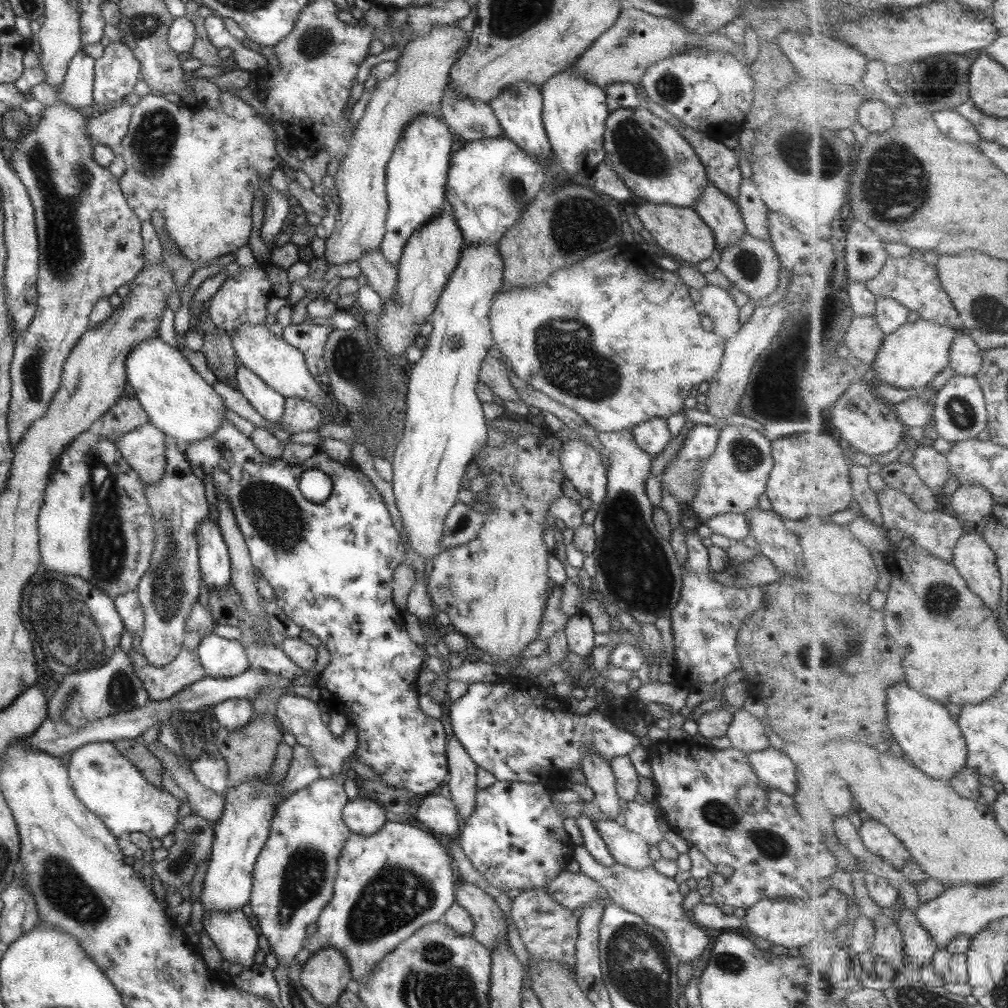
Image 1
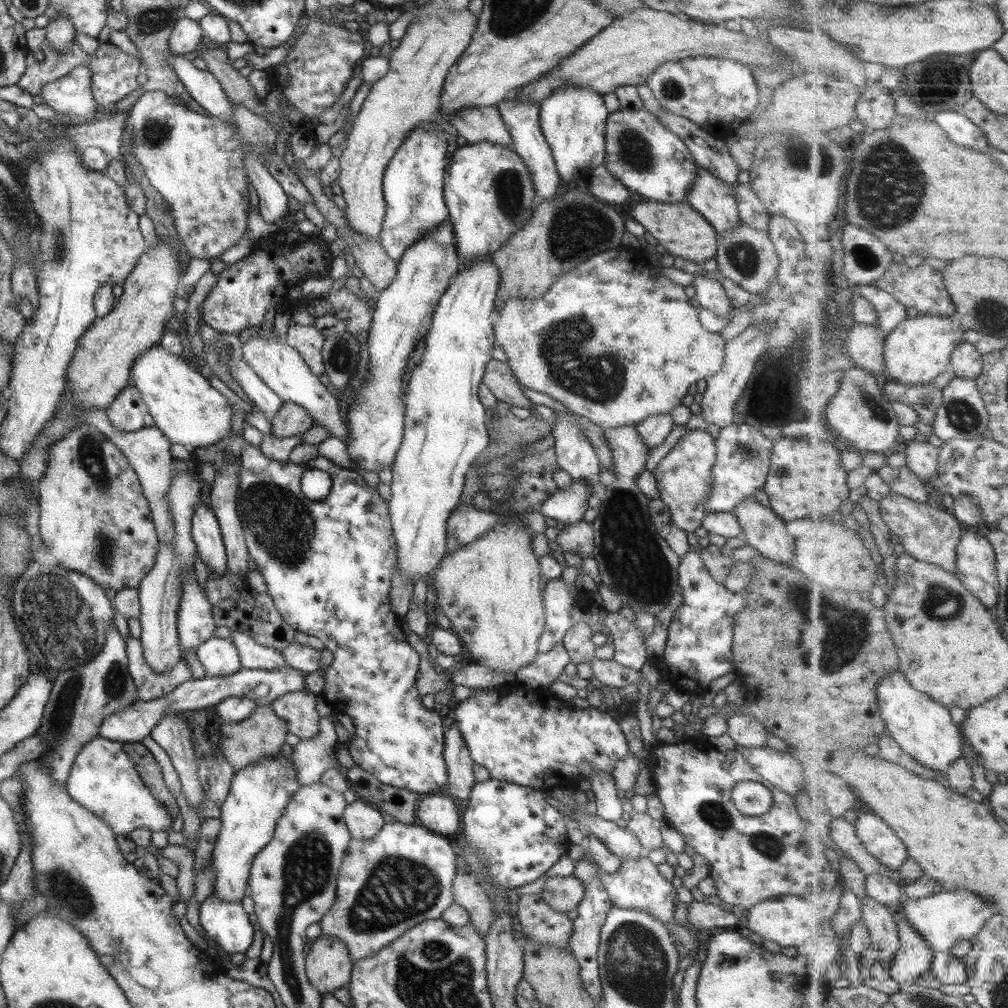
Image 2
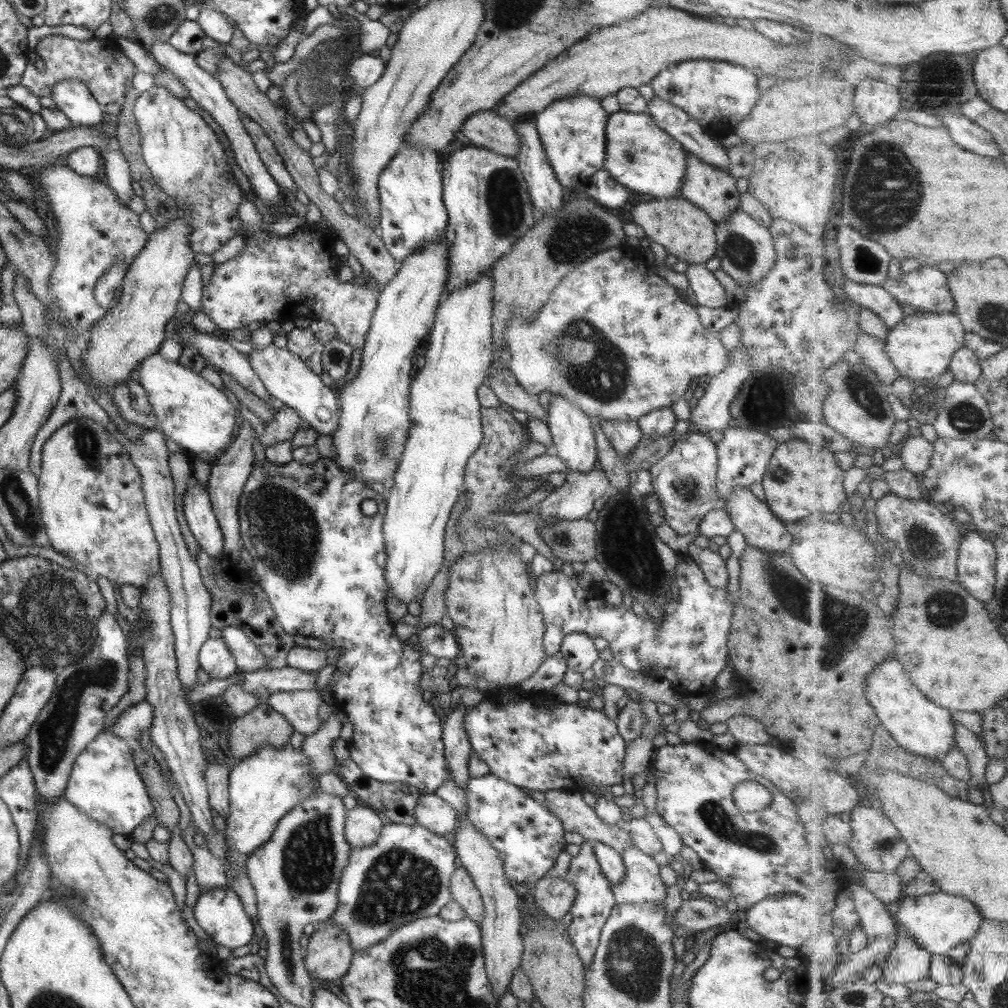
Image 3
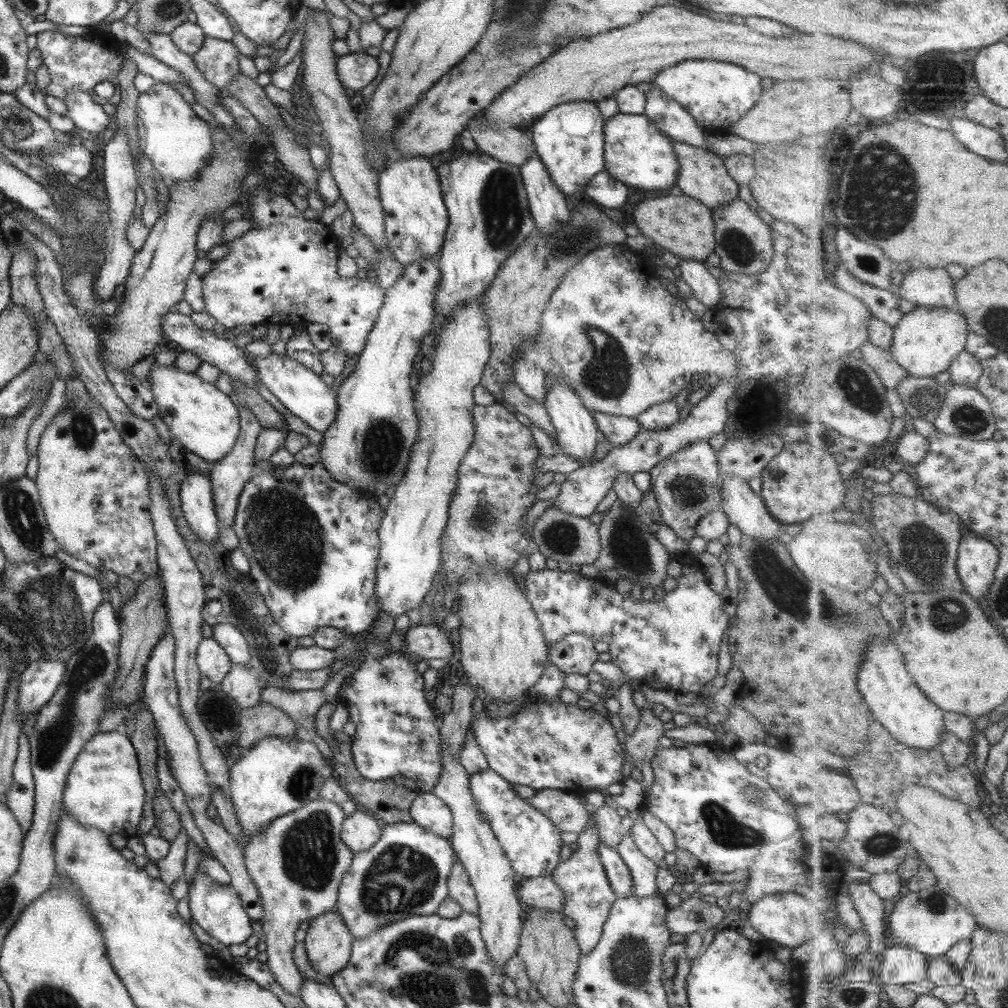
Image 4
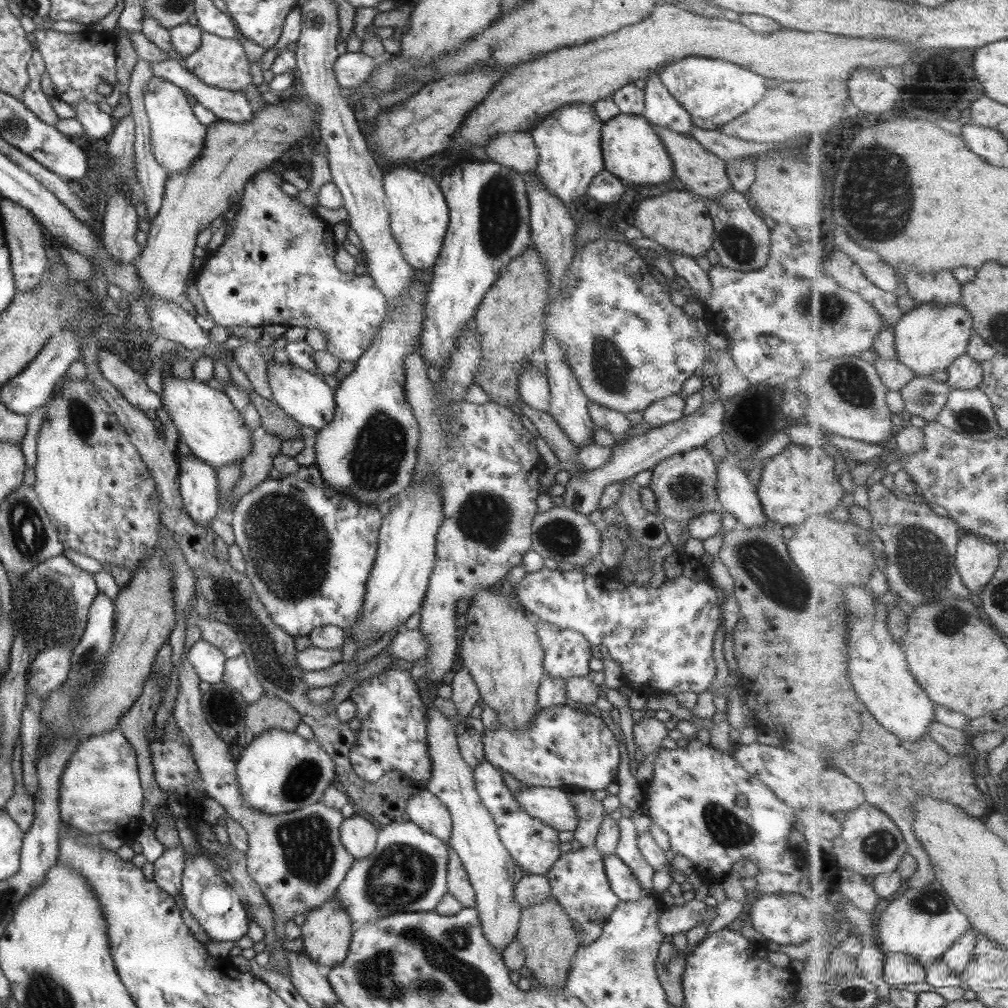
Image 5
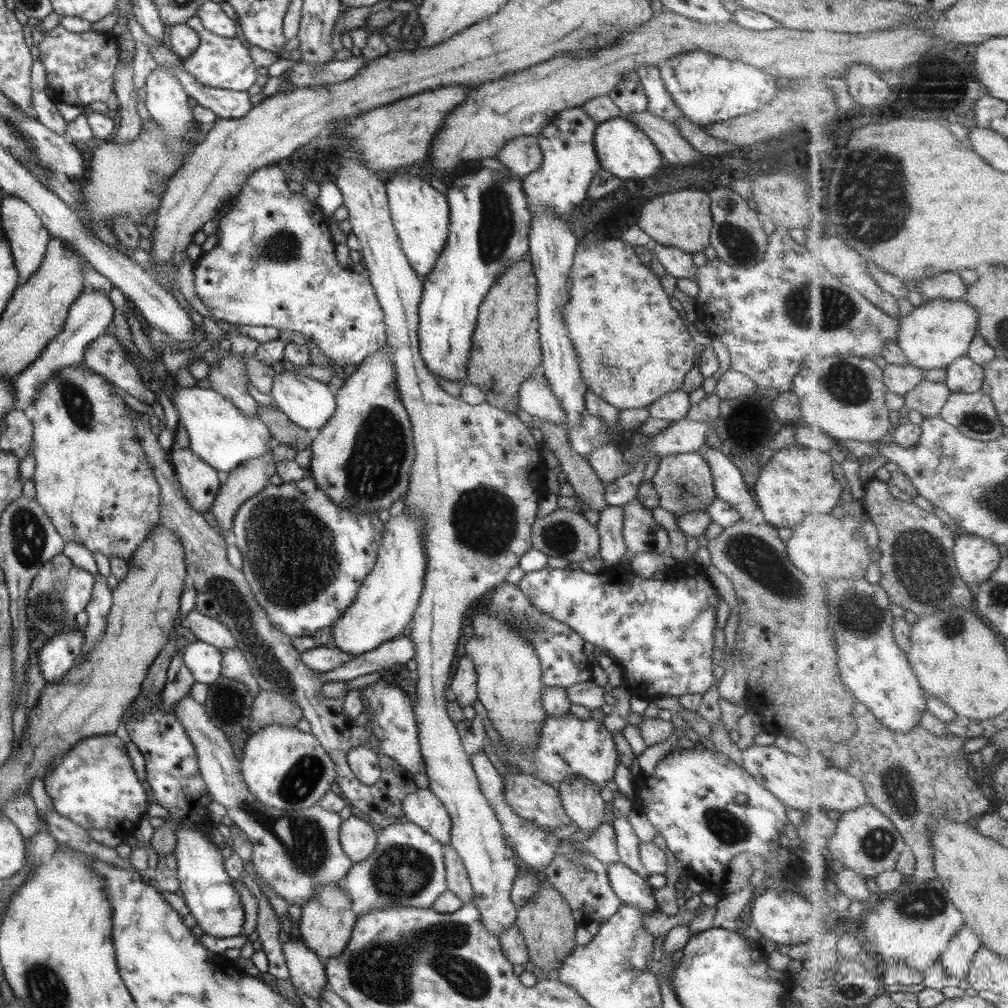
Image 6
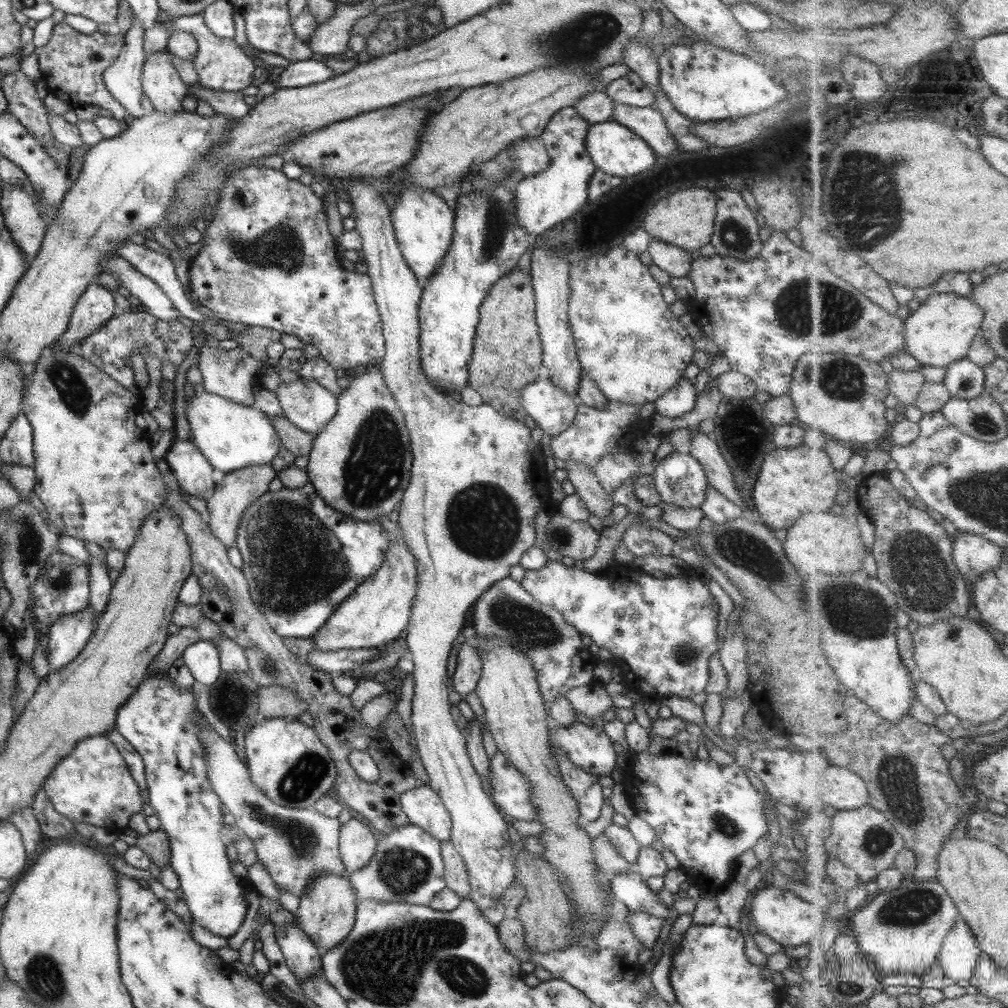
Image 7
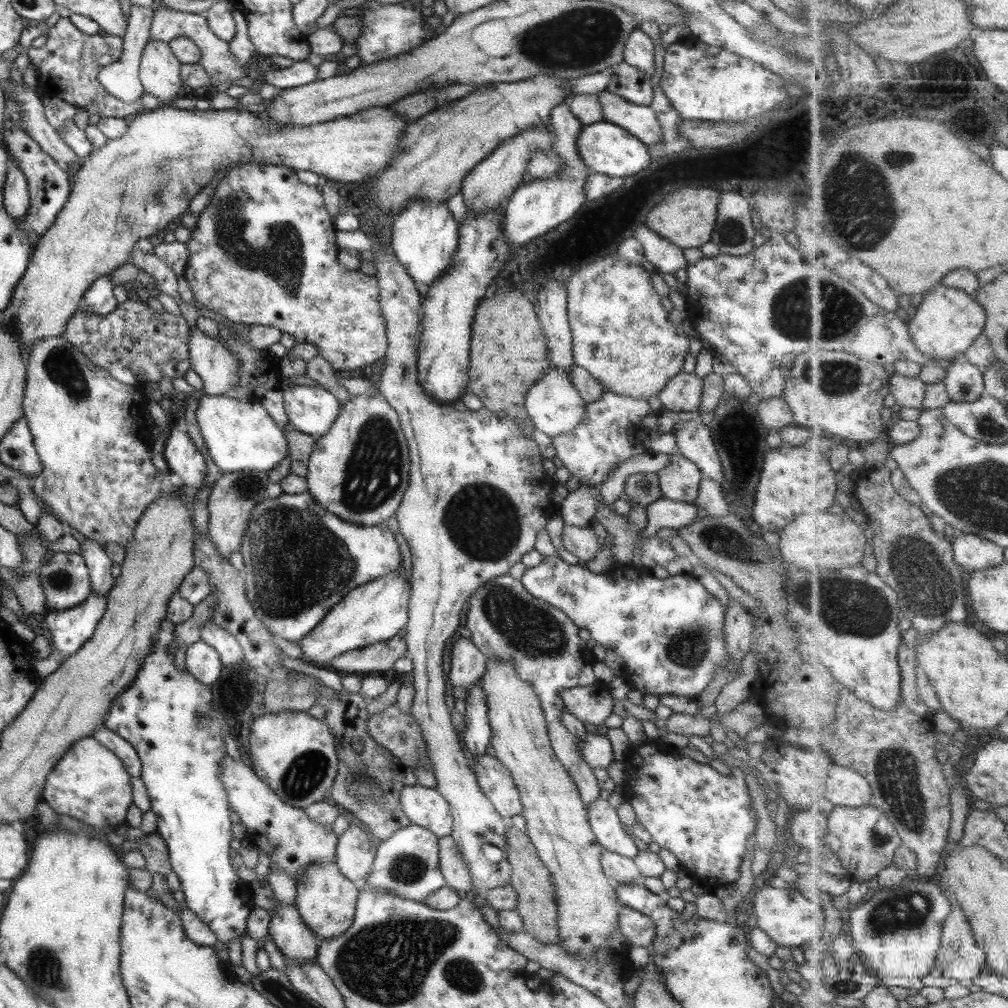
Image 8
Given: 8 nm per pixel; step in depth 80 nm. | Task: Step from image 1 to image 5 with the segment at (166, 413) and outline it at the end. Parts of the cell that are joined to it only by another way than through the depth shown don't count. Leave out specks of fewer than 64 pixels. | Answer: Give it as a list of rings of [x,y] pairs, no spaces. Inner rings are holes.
[[[173,376],[165,379],[161,389],[161,407],[175,426],[179,442],[186,444],[195,458],[217,469],[240,460],[250,452],[254,443],[251,432],[245,428],[240,414],[224,392],[211,389],[195,379],[177,379]]]

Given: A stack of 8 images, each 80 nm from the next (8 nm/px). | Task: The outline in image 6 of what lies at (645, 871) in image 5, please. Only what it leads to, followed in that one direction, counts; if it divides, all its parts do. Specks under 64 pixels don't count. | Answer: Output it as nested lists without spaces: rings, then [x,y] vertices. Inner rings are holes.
[[[621,816],[616,817],[612,826],[615,832],[618,861],[637,874],[644,876],[644,868],[638,857],[640,839],[635,837],[630,824]]]

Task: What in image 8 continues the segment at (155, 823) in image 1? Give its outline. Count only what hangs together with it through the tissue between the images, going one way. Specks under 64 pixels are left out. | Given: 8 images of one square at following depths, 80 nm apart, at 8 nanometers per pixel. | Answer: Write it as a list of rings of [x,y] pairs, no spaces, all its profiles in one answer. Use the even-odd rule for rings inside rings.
[[[83,737],[70,744],[45,778],[43,801],[55,814],[66,814],[102,833],[115,830],[125,822],[127,808],[133,804],[130,776],[121,761],[93,737]]]

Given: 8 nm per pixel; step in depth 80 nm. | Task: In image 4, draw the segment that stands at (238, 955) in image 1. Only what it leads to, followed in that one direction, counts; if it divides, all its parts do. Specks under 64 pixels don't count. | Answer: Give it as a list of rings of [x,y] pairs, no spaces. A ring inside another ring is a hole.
[[[199,869],[195,872],[187,887],[187,904],[191,912],[191,919],[198,924],[211,938],[221,942],[226,947],[231,944],[241,944],[251,934],[251,920],[241,908],[241,902],[229,884],[224,885],[211,880]]]

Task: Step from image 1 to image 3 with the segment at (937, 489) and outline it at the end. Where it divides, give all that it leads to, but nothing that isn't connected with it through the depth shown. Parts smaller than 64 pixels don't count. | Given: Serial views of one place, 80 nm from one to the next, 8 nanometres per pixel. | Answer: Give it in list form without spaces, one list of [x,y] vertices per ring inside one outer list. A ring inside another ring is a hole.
[[[907,436],[907,440],[904,442],[899,454],[905,468],[918,476],[922,476],[931,466],[933,455],[934,443],[925,440],[922,436]]]

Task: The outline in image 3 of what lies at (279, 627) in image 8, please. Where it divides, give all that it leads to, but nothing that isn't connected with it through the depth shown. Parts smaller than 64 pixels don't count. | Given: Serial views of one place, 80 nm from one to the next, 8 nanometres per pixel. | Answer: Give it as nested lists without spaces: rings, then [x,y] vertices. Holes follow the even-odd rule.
[[[319,457],[313,464],[299,464],[291,461],[284,465],[273,464],[266,459],[262,463],[254,460],[251,472],[243,485],[237,503],[238,531],[240,546],[245,548],[251,556],[250,569],[258,578],[258,585],[264,590],[269,606],[274,612],[277,622],[281,628],[291,635],[318,638],[329,648],[338,648],[340,656],[337,659],[334,673],[331,677],[333,707],[343,714],[344,719],[352,724],[352,736],[348,740],[349,759],[358,766],[363,775],[375,780],[377,783],[407,783],[407,786],[416,788],[421,794],[434,793],[441,783],[448,779],[445,771],[444,746],[441,740],[441,718],[442,714],[435,711],[421,697],[422,690],[419,688],[419,678],[421,678],[421,665],[419,664],[420,651],[411,647],[409,643],[401,643],[393,634],[393,626],[390,625],[384,610],[384,599],[387,598],[387,590],[384,579],[385,574],[385,547],[383,535],[381,534],[383,517],[386,509],[386,501],[378,493],[375,493],[369,486],[348,472],[341,472],[336,464],[327,457]],[[310,478],[320,478],[324,485],[314,491],[310,489],[308,480]],[[363,500],[373,500],[377,506],[375,514],[366,516],[361,513],[359,505]]]

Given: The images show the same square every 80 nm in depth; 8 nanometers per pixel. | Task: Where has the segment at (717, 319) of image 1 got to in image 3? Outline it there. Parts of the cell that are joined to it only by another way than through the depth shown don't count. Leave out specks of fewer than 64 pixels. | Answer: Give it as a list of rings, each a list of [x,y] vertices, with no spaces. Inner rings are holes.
[[[688,263],[684,274],[698,306],[717,309],[727,304],[722,286],[713,277],[712,272],[707,270],[704,263]]]

